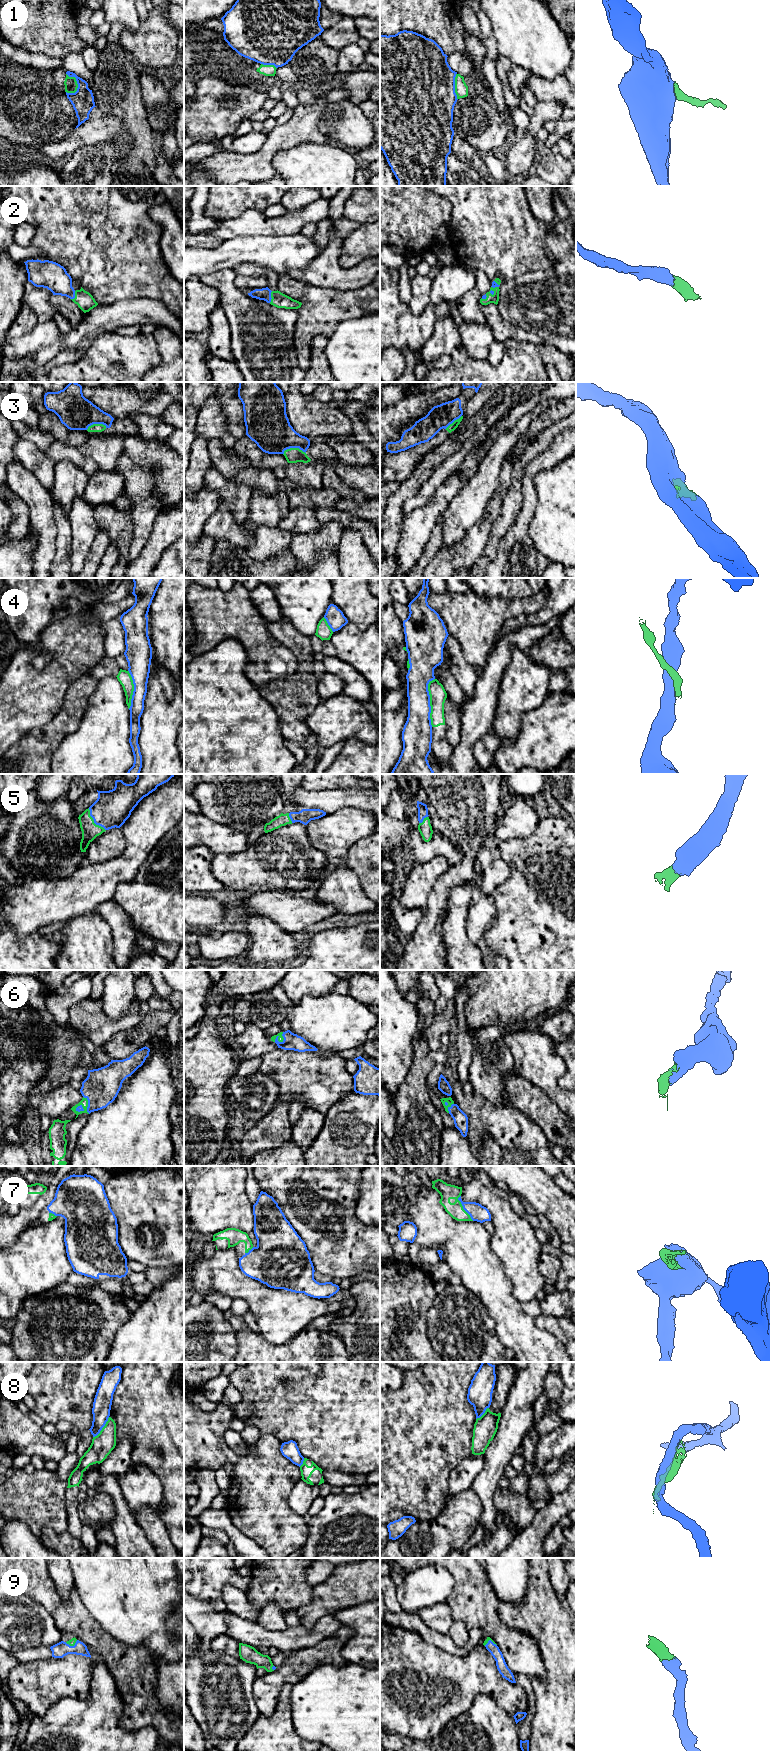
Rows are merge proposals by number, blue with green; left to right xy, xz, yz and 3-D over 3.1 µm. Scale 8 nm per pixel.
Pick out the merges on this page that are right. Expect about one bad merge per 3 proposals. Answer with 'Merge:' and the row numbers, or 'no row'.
Merge: 2, 5, 6, 7, 9

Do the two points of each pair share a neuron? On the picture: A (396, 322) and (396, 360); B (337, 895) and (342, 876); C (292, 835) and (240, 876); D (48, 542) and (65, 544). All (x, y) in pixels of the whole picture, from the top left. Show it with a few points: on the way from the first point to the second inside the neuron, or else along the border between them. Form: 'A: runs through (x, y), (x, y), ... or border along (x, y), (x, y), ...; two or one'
A: border along (390, 346), (401, 350); two
B: runs through (342, 890), (342, 881); one
C: runs through (280, 848), (266, 862), (253, 867); one
D: border along (55, 520), (56, 552), (53, 563), (50, 566); two

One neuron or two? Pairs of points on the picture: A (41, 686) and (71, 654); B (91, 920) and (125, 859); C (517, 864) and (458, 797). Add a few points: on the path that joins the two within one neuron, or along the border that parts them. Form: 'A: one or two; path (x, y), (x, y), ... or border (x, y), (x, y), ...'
A: one; path (49, 678), (64, 662)
B: two; border (93, 911), (70, 918)
C: two; border (487, 835), (476, 856)

